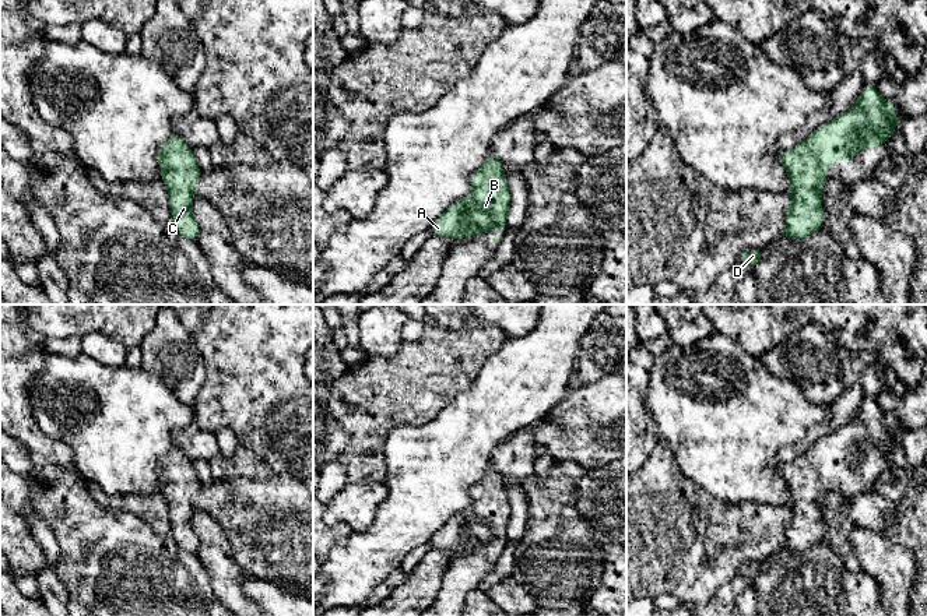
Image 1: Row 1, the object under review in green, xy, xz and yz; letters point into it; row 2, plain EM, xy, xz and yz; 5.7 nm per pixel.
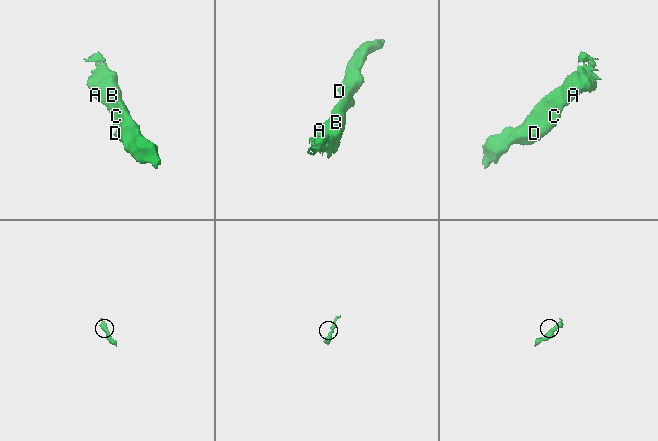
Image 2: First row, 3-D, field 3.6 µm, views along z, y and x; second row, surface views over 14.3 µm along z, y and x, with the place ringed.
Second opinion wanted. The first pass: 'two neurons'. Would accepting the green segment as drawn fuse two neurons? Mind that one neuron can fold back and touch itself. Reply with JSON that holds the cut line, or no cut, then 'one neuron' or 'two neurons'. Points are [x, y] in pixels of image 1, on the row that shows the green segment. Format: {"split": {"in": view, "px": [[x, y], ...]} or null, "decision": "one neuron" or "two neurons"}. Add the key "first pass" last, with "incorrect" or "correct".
{"split": null, "decision": "one neuron", "first pass": "incorrect"}

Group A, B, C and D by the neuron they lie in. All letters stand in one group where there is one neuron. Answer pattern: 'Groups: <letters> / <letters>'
Groups: A B C D

